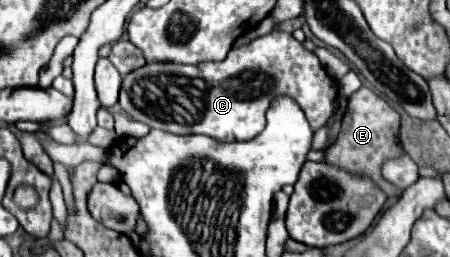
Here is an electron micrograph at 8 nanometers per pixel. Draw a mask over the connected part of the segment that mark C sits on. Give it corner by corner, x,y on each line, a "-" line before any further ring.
276,30
252,40
248,46
232,48
226,60
222,62
206,62
198,66
178,66
170,62
146,64
124,76
120,90
120,106
134,120
144,122
150,128
158,128
172,134
206,134
222,142
238,142
252,140
264,130
266,124
264,116
278,96
290,96
292,100
296,100
302,112
306,114
310,126
318,130
330,118
336,94
338,84
336,80
332,80
332,76
328,76
324,66
320,78
320,60
310,50
306,50
298,40
294,40
292,34

